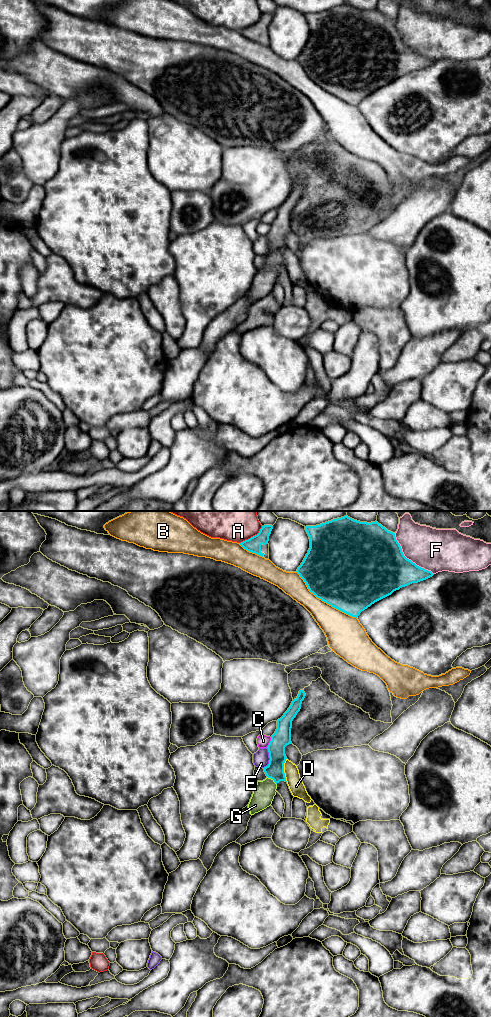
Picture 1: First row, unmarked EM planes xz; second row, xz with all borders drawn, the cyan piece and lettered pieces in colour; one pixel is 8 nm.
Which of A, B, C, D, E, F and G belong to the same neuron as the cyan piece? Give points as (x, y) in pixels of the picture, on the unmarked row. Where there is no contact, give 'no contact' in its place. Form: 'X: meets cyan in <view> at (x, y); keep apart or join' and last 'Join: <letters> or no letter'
A: meets cyan in xz at (253, 24); keep apart
B: meets cyan in xz at (323, 88); keep apart
C: meets cyan in xz at (270, 230); keep apart
D: meets cyan in xz at (283, 258); keep apart
E: meets cyan in xz at (269, 245); keep apart
F: meets cyan in xz at (408, 47); keep apart
G: meets cyan in xz at (272, 266); join
Join: G

